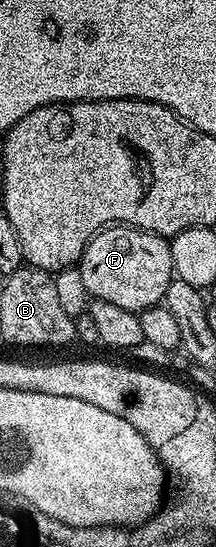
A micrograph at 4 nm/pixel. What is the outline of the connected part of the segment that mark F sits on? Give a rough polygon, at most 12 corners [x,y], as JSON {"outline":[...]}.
{"outline":[[134,226],[96,234],[88,297],[136,314],[175,276],[170,243]]}

